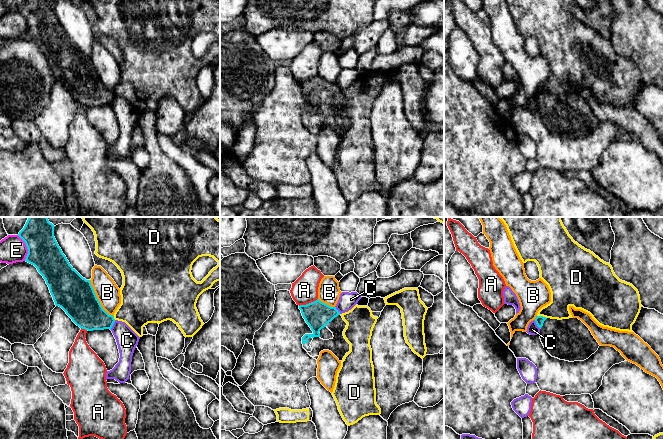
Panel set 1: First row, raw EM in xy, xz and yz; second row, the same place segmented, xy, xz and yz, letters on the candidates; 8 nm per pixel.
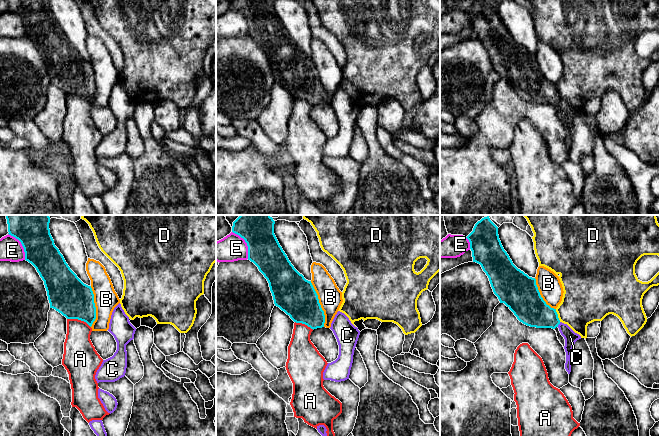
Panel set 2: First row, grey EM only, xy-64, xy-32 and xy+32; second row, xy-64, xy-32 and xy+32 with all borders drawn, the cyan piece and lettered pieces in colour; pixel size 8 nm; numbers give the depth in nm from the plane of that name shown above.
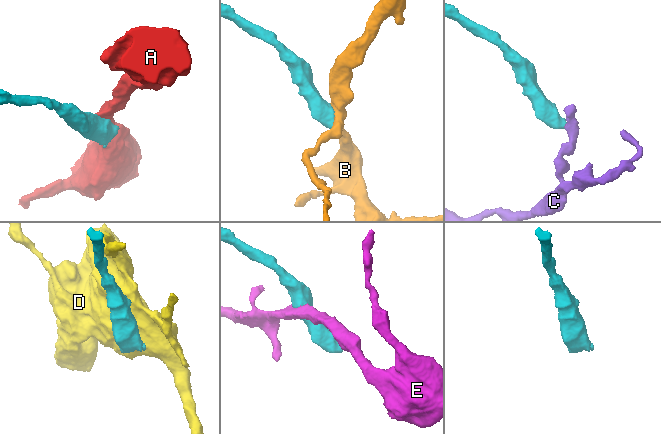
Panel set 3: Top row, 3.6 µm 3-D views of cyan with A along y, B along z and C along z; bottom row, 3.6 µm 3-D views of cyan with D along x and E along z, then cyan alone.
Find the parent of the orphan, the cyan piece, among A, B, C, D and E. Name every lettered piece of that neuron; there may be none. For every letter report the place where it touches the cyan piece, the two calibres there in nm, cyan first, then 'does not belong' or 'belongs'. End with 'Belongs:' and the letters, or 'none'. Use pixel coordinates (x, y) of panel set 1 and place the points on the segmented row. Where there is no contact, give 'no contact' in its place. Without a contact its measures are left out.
A: contact xz (309, 303); calibres 220 and 220 nm; does not belong
B: contact xy (97, 299); calibres 300 and 190 nm; does not belong
C: contact xy (112, 325); calibres 260 and 170 nm; does not belong
D: contact yz (542, 316); calibres 70 and 200 nm; does not belong
E: contact xy (27, 248); calibres 260 and 220 nm; does not belong
Belongs: none

